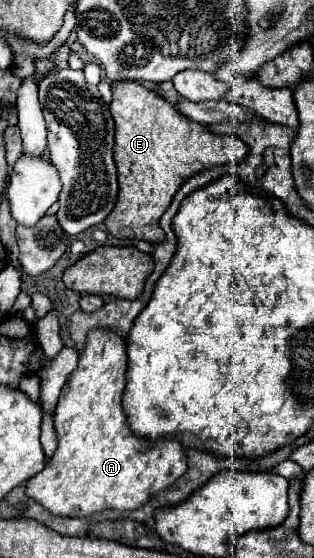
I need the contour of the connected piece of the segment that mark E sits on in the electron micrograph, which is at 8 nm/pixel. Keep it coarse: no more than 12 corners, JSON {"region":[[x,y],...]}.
{"region":[[138,82],[112,84],[120,240],[162,242],[182,182],[242,160]]}

